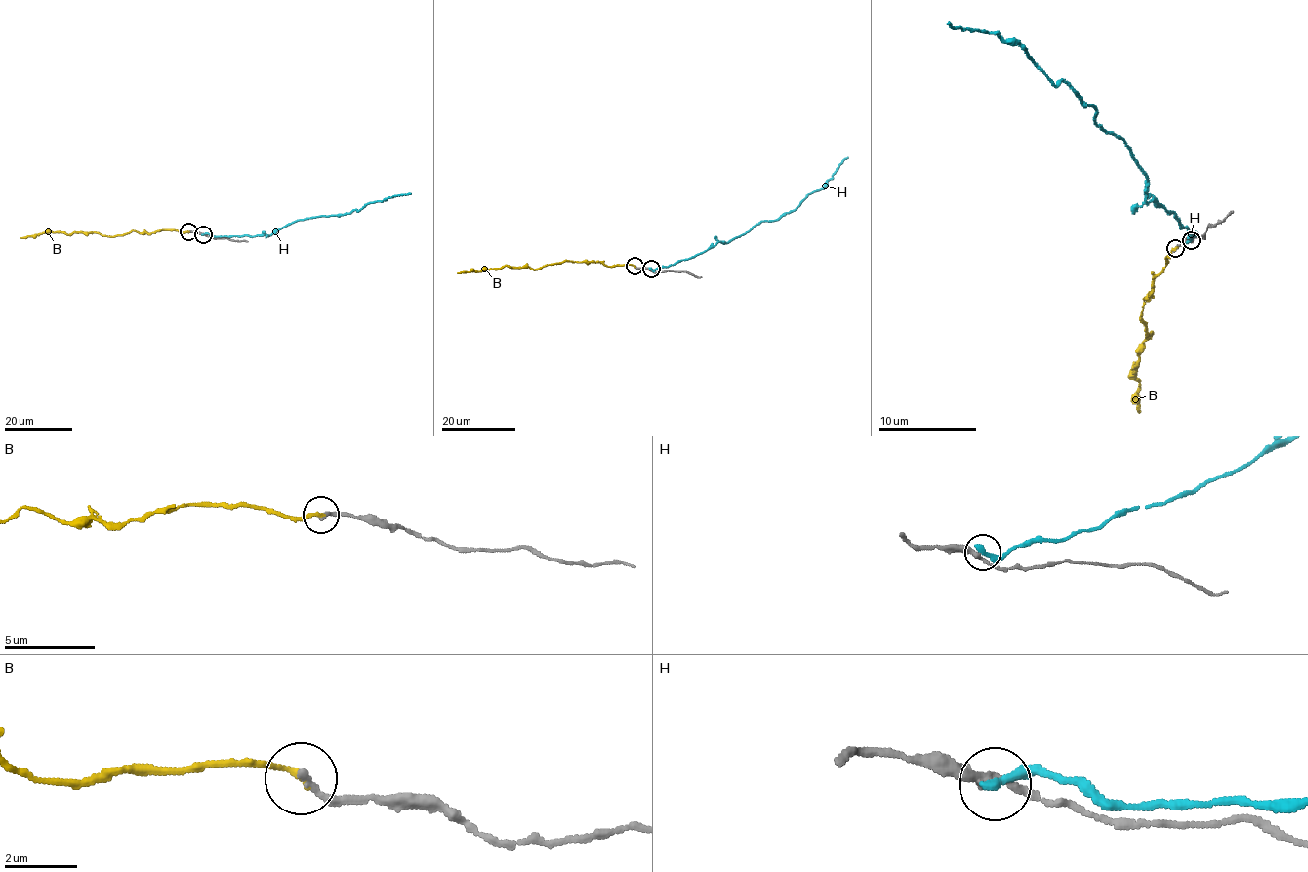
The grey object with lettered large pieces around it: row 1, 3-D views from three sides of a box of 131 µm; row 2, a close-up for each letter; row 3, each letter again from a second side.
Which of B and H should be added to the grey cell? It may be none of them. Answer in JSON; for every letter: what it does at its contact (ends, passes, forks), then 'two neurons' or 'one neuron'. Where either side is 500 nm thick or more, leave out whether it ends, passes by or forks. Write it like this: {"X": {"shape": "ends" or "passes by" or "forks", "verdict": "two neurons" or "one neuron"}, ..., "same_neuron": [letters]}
{"B": {"shape": "ends", "verdict": "one neuron"}, "H": {"shape": "ends", "verdict": "two neurons"}, "same_neuron": ["B"]}

